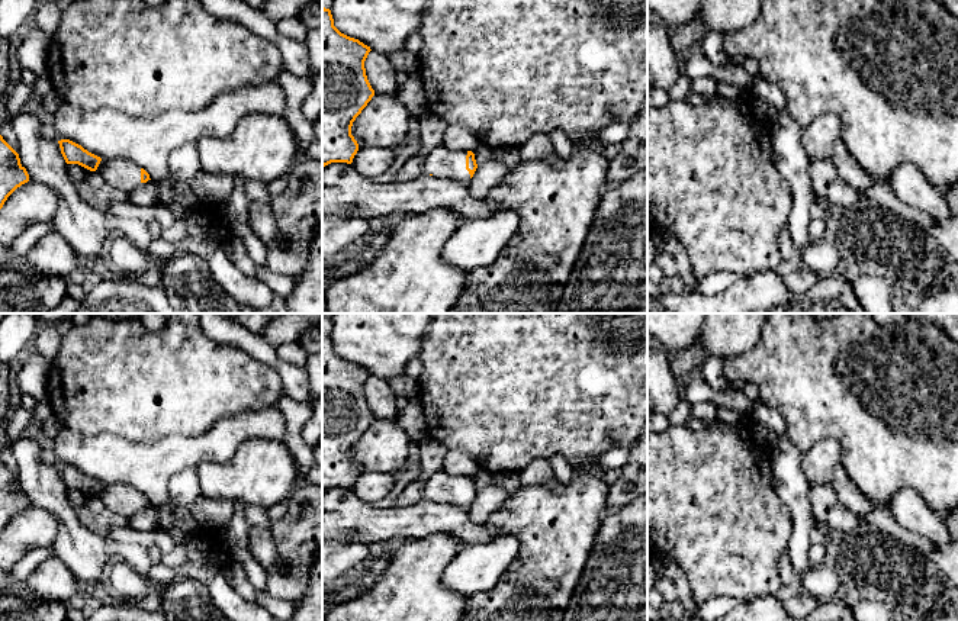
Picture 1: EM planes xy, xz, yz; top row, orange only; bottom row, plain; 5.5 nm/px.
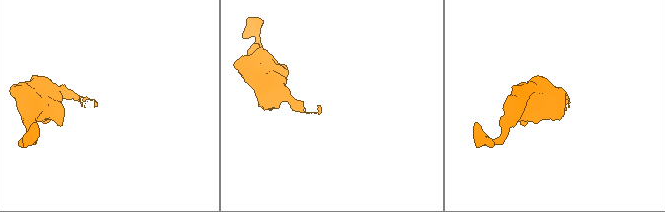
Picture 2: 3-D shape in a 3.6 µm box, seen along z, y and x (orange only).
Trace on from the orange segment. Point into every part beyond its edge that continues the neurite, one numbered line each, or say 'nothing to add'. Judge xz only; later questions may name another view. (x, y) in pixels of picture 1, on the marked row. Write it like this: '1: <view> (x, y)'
1: xz (443, 163)

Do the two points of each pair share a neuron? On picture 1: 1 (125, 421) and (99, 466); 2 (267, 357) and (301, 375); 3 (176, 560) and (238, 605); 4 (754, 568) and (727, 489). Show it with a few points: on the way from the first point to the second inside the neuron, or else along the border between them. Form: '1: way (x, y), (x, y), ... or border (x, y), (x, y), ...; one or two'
1: border (82, 434), (112, 433), (135, 441), (150, 443); two
2: way (276, 363), (292, 375); one
3: border (157, 559), (170, 566), (180, 566), (187, 562); two
4: way (738, 549), (727, 539), (727, 508); one

